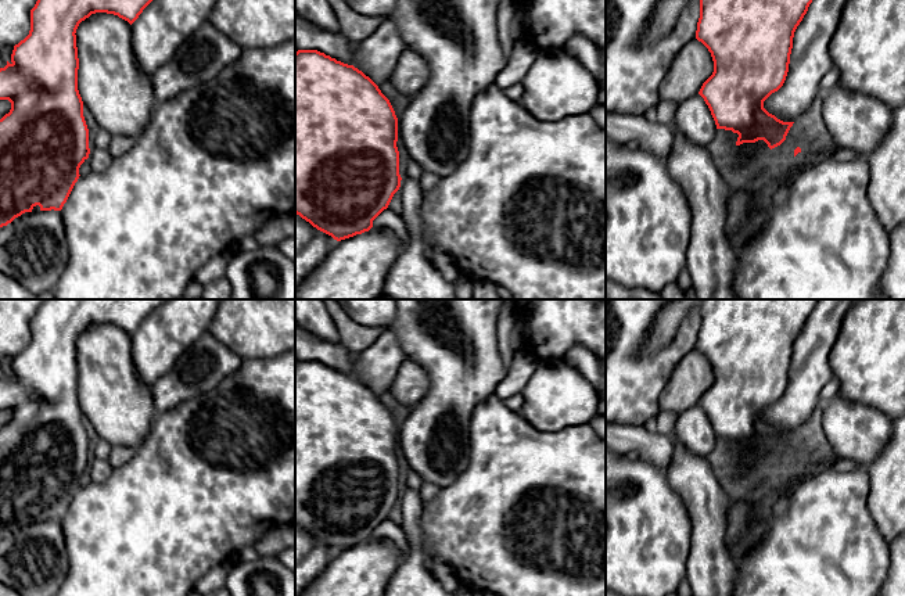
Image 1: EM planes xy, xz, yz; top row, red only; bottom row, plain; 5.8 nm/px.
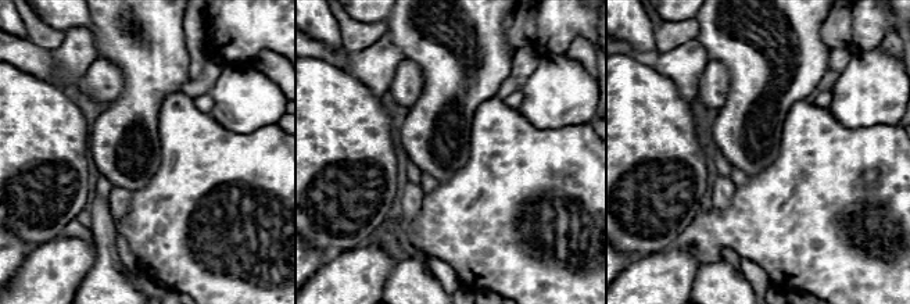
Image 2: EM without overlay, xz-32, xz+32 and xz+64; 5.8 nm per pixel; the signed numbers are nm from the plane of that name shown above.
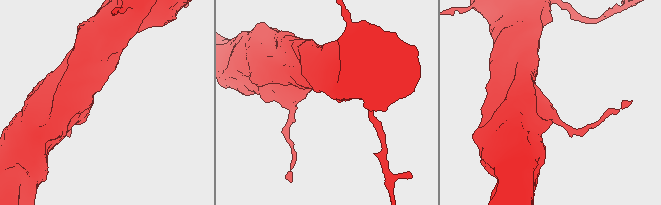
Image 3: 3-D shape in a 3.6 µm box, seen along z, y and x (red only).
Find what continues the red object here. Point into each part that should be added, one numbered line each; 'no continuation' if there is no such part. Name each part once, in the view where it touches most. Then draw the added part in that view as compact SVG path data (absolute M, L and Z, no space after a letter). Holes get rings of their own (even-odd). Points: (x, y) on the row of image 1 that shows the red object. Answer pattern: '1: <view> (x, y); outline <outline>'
no continuation

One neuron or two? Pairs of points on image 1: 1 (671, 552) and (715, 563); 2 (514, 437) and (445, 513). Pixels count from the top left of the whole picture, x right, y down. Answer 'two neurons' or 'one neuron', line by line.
1: two neurons
2: one neuron

